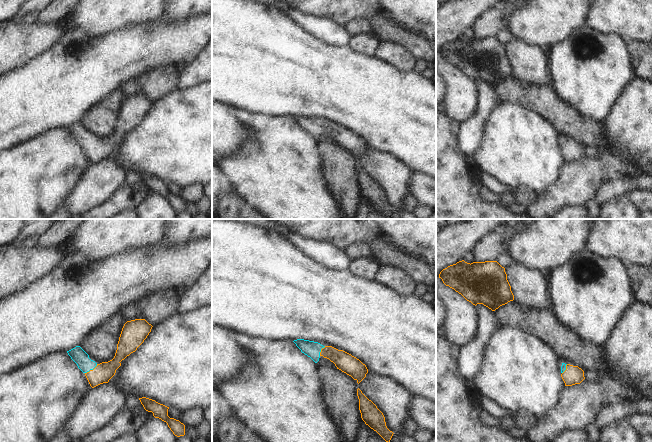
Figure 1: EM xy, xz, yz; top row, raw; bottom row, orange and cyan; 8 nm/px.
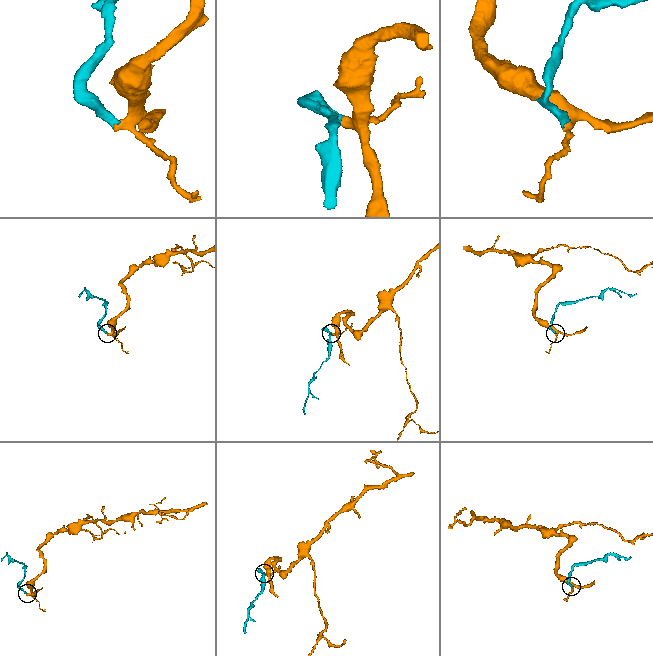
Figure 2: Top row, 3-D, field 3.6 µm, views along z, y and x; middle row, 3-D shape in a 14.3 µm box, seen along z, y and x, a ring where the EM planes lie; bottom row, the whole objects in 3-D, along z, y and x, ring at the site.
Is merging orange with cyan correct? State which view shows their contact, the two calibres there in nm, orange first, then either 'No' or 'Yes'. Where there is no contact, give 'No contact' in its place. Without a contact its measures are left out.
Touches orange in xy. Thickness 160 nm (orange) against 120 nm. Yes.

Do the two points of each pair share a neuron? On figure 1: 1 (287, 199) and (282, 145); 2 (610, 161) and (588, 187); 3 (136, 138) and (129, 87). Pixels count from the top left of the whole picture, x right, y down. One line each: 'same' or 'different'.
1: same
2: different
3: different

